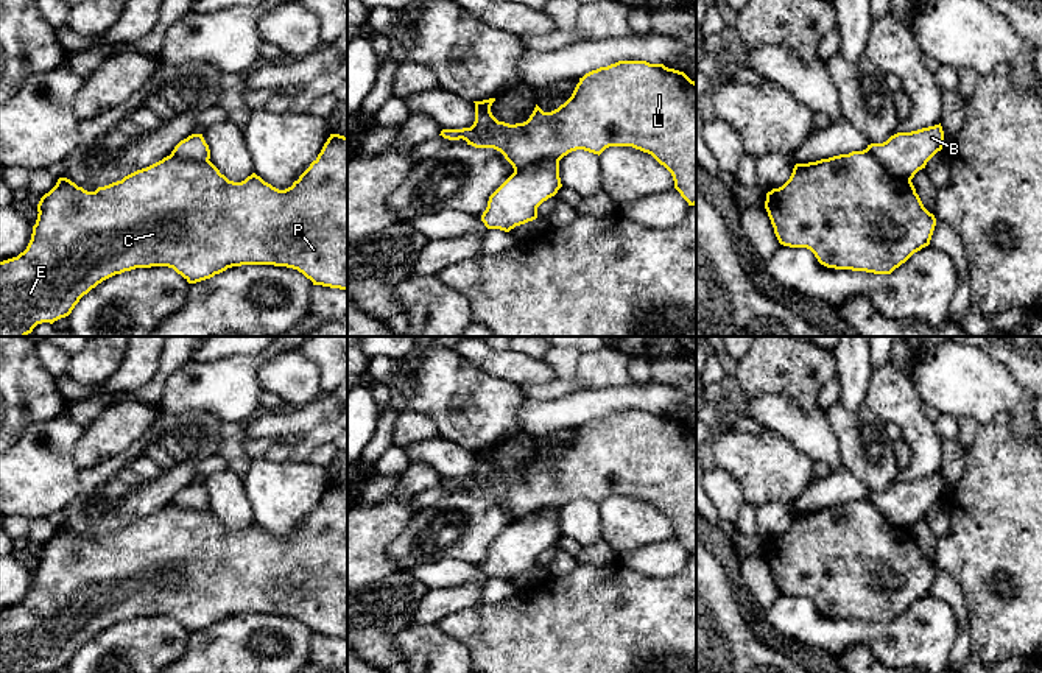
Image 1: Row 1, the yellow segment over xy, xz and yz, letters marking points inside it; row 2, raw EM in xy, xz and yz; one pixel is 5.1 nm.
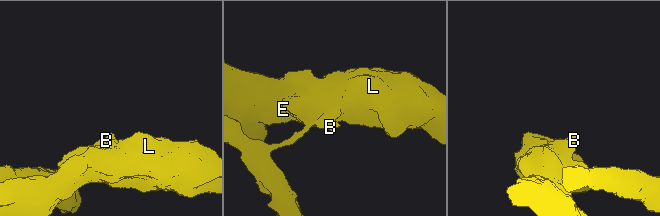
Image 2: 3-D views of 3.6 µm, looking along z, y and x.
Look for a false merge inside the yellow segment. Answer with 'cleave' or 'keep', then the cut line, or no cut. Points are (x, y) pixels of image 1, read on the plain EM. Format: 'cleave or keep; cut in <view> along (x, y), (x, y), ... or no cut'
cleave; cut in xz along (558, 510), (542, 508), (514, 521)

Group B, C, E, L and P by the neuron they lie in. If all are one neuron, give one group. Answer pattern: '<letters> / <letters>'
B / C E L P

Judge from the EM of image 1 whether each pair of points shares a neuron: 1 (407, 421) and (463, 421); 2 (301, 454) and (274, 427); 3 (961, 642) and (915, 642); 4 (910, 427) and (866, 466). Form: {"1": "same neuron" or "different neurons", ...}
{"1": "different neurons", "2": "same neuron", "3": "different neurons", "4": "different neurons"}

